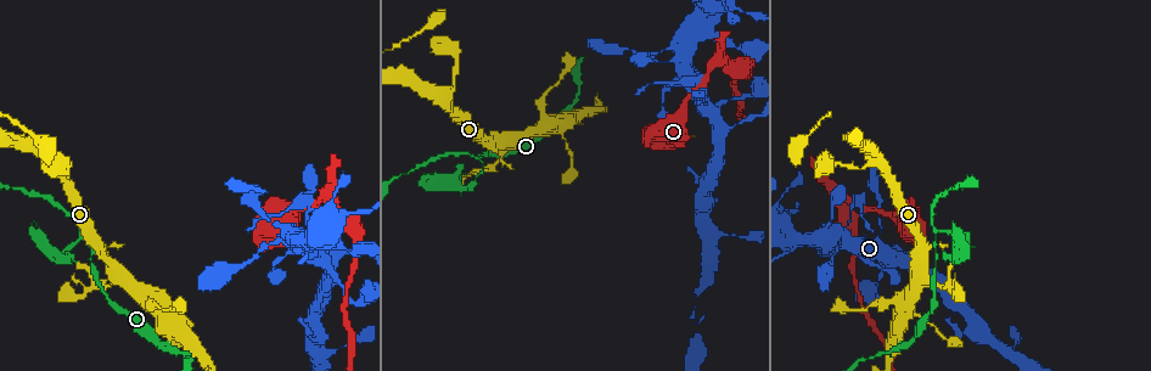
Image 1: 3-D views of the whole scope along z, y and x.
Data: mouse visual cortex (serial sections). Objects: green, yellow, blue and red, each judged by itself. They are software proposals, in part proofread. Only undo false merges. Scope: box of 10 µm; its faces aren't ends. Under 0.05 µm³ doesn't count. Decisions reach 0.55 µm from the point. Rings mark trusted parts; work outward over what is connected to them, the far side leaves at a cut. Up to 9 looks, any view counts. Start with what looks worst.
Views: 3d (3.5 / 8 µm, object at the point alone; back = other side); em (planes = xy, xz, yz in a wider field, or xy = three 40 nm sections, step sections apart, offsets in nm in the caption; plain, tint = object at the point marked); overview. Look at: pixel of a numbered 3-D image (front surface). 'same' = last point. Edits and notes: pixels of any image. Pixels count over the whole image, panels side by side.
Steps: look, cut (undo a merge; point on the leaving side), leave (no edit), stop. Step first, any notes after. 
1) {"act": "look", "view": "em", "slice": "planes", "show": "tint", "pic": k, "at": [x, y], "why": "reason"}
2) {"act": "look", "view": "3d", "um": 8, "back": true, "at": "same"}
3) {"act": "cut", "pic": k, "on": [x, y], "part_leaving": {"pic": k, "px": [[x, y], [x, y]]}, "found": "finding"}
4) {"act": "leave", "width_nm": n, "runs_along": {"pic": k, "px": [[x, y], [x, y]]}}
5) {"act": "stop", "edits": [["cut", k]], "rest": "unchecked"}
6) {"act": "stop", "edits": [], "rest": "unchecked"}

{"act": "look", "view": "3d", "um": 8, "back": true, "pic": 1, "at": [476, 157], "why": "arms part here"}

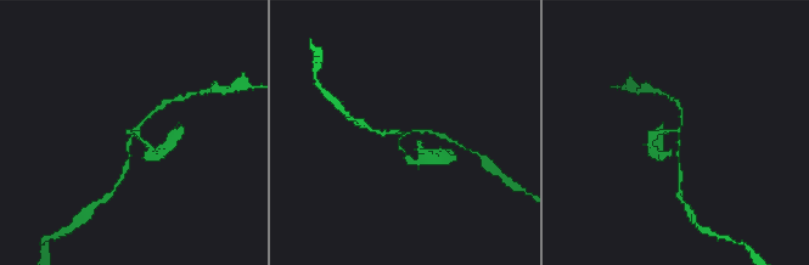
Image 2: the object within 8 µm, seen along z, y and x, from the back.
{"act": "look", "view": "3d", "um": 3.5, "back": true, "at": "same", "why": "zoom in"}

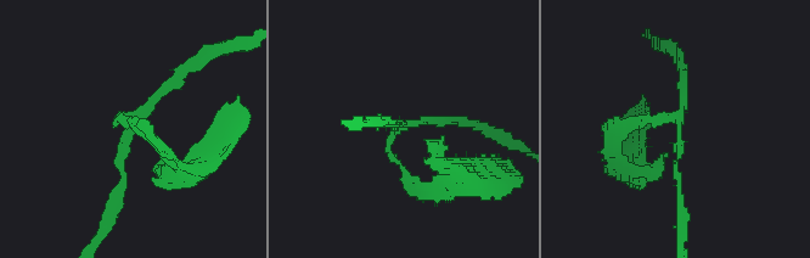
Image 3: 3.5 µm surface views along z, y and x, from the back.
{"act": "look", "view": "em", "slice": "xy", "step": 5, "show": "tint", "pic": 3, "at": [400, 124], "arms": 3, "arm_widths_nm": [100, 100, 150], "why": "shape alone is not enough"}

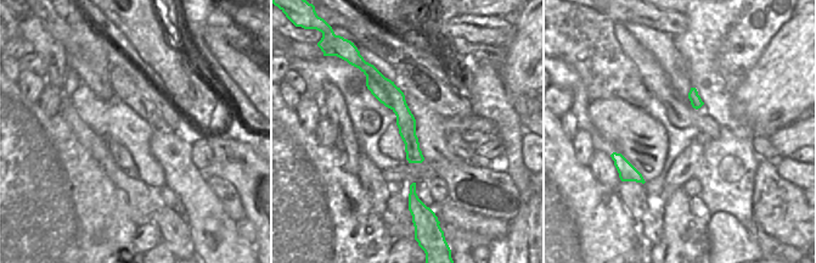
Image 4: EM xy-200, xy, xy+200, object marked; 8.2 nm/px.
{"act": "cut", "pic": 3, "on": [628, 122], "part_leaving": {"pic": 3, "px": [[670, 119], [626, 123], [617, 168]]}, "found": "a second cell is stuck on"}

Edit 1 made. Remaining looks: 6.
{"act": "look", "view": "em", "slice": "xy", "step": 1, "show": "tint", "pic": 1, "at": [735, 126], "why": "three arms meet"}

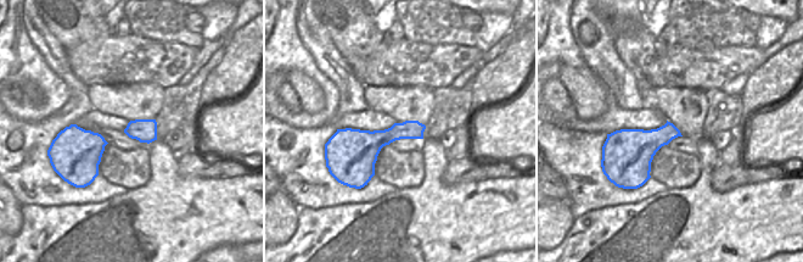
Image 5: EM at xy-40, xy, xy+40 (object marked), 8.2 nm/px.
{"act": "look", "view": "3d", "um": 3.5, "at": "same"}

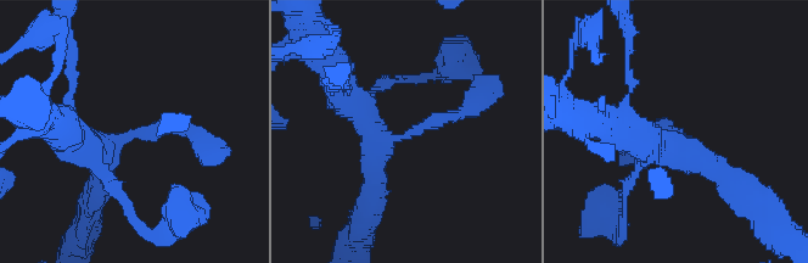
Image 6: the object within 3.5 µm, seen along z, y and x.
{"act": "leave", "width_nm": 180, "runs_along": {"pic": 6, "px": [[353, 104], [371, 135], [402, 138], [472, 98]]}, "found": "one cell here"}

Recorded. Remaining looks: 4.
{"act": "look", "view": "3d", "um": 8, "pic": 1, "at": [331, 194], "why": "a fork"}

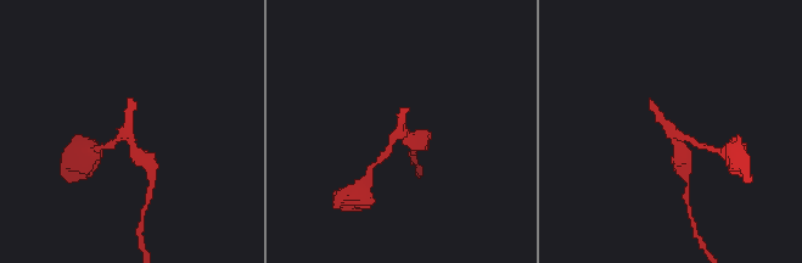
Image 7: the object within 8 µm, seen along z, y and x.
{"act": "look", "view": "em", "slice": "planes", "show": "tint", "at": "same"}

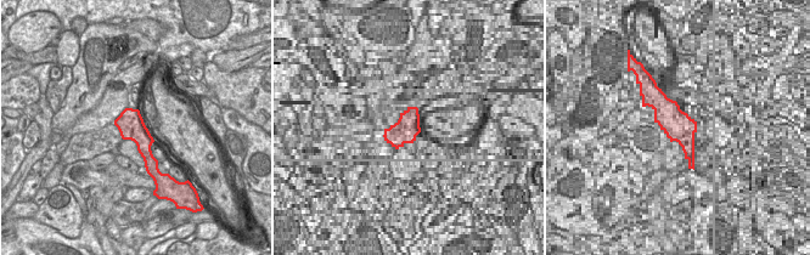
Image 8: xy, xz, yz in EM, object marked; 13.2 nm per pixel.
{"act": "leave", "runs_along": {"pic": 7, "px": [[381, 158], [397, 134], [420, 140]]}, "found": "continuous, no second cell"}

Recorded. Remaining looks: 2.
{"act": "look", "view": "3d", "um": 3.5, "pic": 1, "at": [545, 126], "why": "two arms in line, one across"}

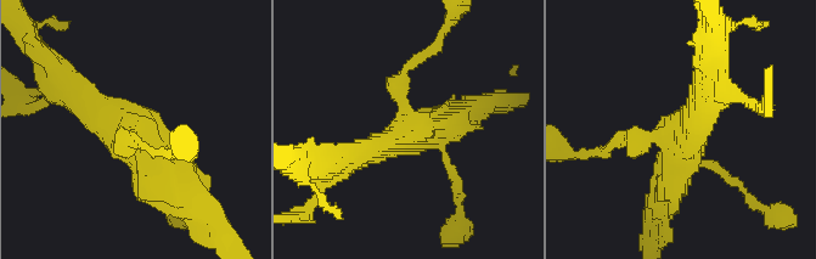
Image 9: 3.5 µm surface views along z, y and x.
{"act": "look", "view": "em", "slice": "xy", "step": 1, "show": "tint", "pic": 9, "at": [686, 145], "why": "now the EM"}

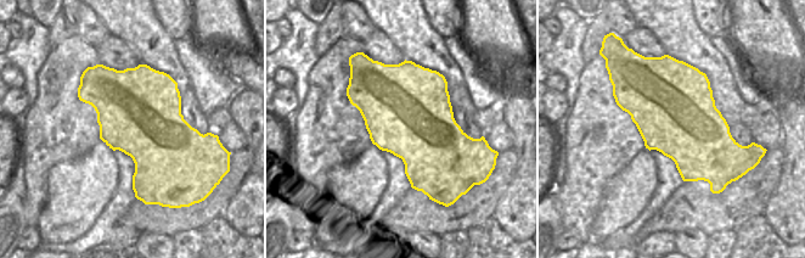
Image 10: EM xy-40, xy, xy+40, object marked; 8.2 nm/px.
{"act": "leave", "runs_along": {"pic": 9, "px": [[77, 96], [197, 204]]}, "found": "all the same cell"}

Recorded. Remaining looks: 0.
{"act": "stop", "edits": [["cut", 3]], "rest": "unchecked"}

